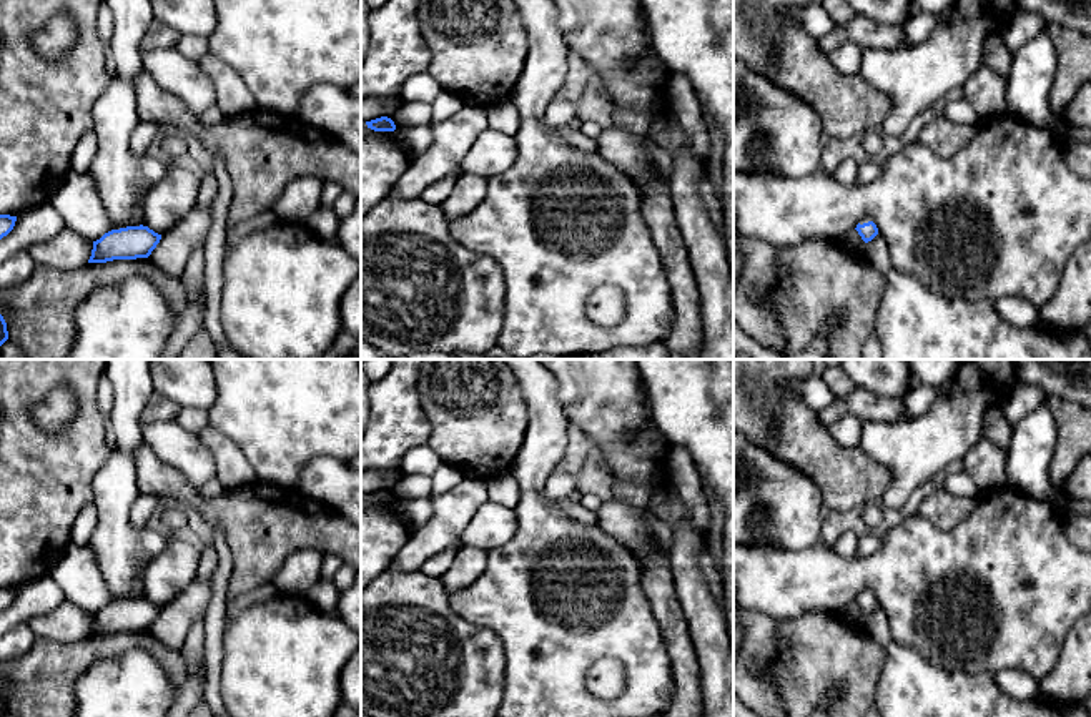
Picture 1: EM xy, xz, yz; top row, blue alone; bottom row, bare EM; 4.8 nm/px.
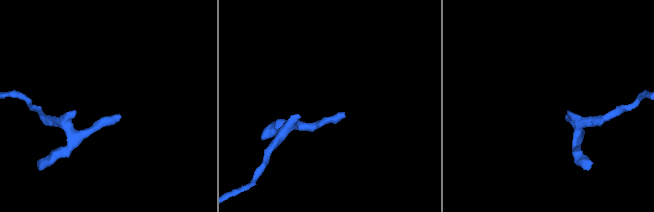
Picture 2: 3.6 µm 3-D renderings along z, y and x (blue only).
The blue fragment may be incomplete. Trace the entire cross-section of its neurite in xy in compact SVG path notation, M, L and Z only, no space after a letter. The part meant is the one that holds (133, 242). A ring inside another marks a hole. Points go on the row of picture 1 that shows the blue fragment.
M143 225L111 230L93 241L88 263L148 258L160 240L161 235Z

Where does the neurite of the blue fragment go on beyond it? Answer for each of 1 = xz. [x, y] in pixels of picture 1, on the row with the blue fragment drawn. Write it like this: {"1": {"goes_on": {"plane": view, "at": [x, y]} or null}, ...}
{"1": {"goes_on": null}}

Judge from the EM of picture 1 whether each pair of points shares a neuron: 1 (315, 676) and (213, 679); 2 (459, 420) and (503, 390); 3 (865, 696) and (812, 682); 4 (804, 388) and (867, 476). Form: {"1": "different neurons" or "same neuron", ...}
{"1": "different neurons", "2": "same neuron", "3": "same neuron", "4": "different neurons"}

